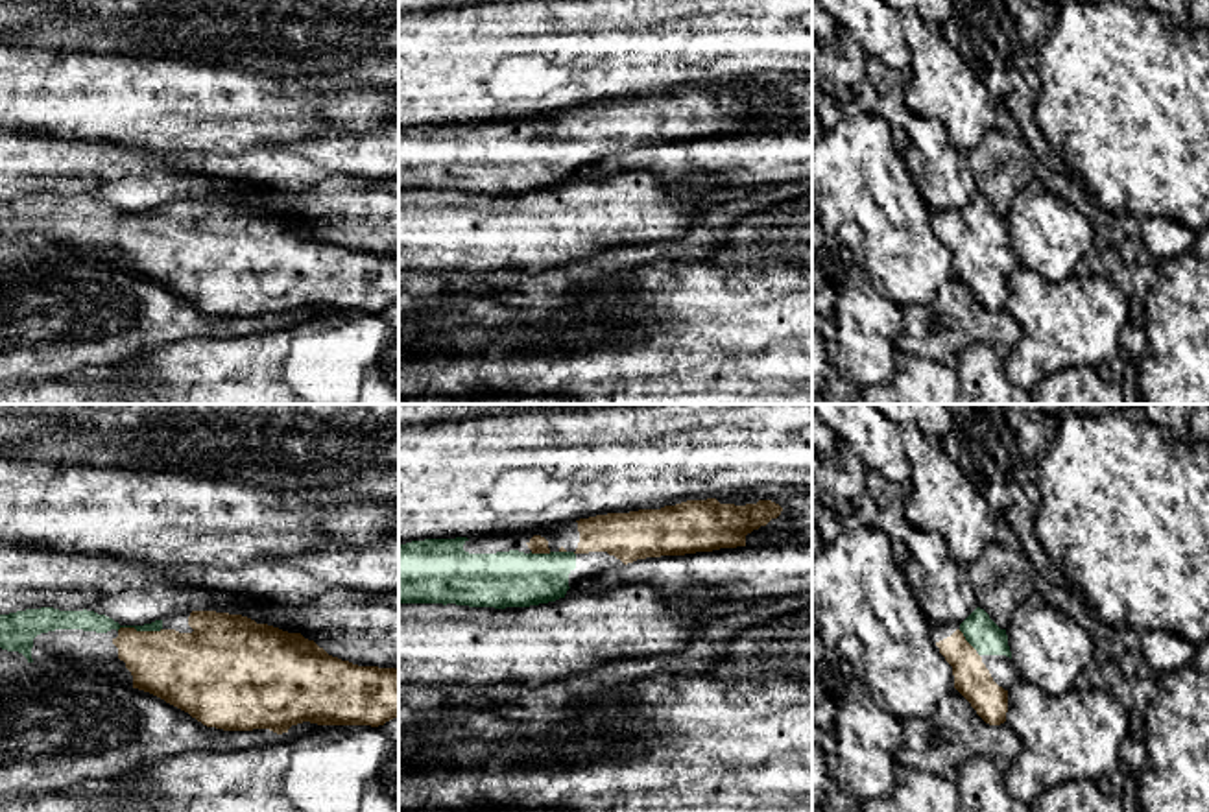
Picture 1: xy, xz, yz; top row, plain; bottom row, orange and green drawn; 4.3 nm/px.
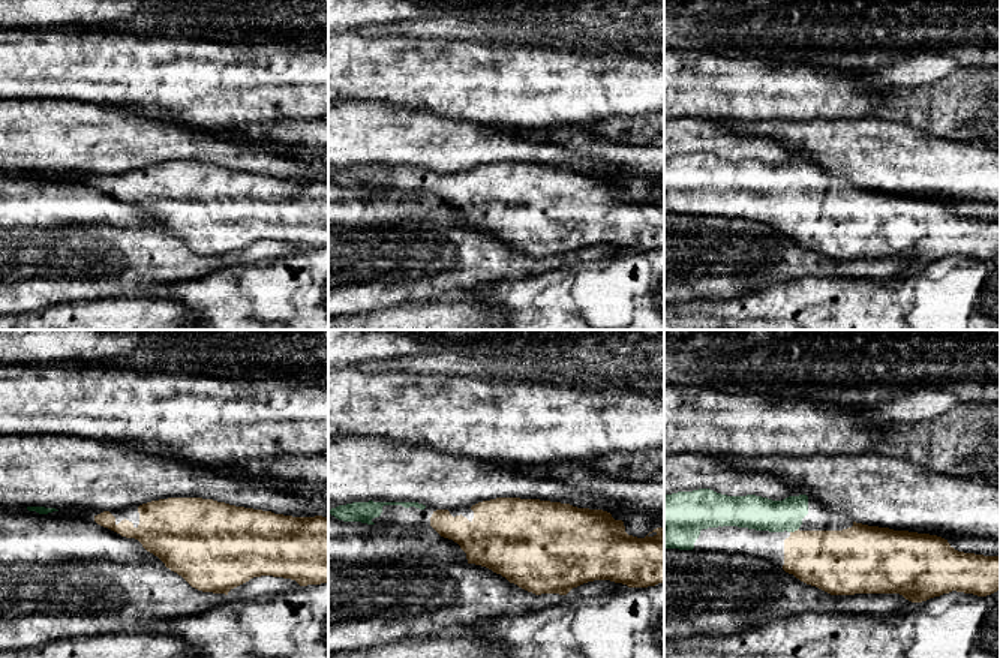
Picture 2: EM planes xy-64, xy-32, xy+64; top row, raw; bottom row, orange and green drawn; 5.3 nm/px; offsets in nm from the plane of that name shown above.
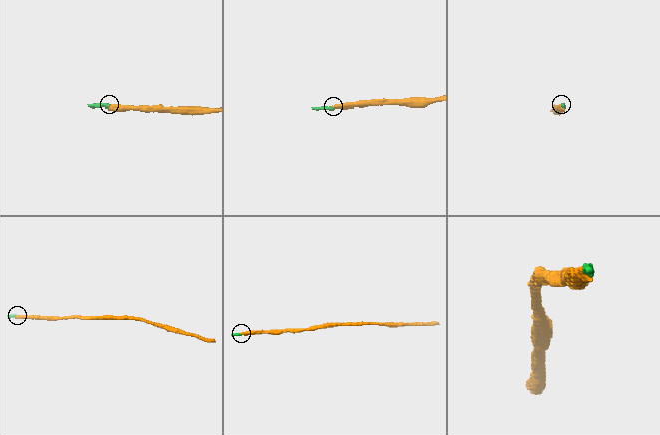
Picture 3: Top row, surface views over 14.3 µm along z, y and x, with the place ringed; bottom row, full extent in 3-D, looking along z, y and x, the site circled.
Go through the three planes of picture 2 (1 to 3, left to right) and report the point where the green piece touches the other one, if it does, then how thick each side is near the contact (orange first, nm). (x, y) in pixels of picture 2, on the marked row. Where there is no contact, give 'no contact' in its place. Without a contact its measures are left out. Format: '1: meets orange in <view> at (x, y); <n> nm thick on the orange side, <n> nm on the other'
1: no contact
2: no contact
3: meets orange in xy+64 at (795, 531); 320 nm thick on the orange side, 180 nm on the other

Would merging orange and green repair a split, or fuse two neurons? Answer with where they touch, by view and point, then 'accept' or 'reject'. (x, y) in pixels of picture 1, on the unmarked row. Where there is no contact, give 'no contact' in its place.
meets orange in xy at (139, 218); accept

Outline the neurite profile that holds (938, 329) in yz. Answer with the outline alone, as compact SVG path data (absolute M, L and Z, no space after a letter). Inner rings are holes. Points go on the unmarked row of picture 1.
M952 275L921 304L899 308L903 328L897 352L917 354L956 369L960 352L975 341L1008 352L1019 338L1017 321L1004 308L986 310L971 290Z

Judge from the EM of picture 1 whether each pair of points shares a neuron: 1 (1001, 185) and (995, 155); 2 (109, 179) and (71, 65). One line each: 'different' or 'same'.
1: same
2: different

